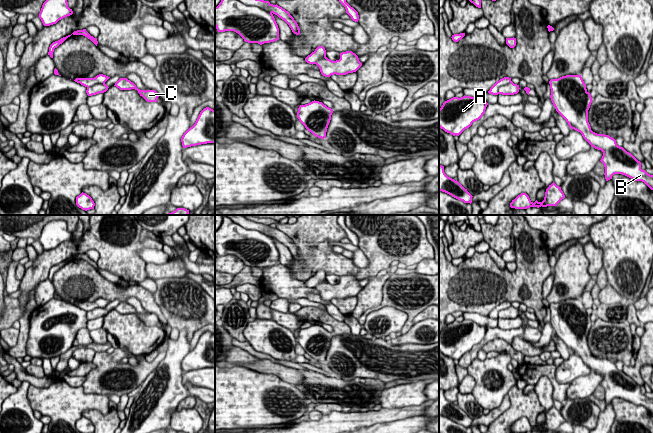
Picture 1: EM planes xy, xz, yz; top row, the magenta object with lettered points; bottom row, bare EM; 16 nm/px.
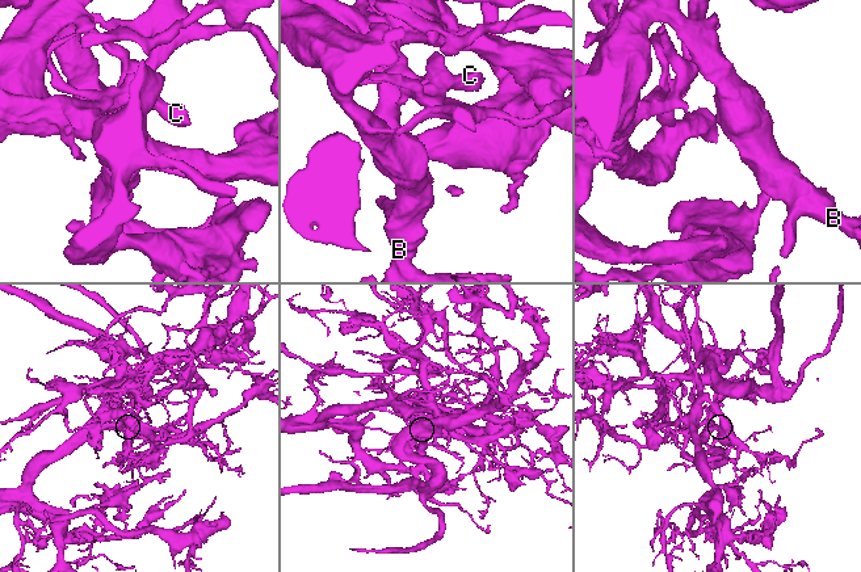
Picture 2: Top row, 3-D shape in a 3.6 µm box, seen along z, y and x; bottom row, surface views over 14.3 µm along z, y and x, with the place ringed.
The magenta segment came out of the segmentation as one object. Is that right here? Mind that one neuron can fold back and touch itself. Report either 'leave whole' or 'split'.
split

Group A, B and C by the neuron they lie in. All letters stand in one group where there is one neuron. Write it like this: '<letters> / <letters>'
A B / C

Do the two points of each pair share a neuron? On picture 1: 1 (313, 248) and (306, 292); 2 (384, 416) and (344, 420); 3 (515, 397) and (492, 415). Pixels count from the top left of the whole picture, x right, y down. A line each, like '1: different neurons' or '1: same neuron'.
1: different neurons
2: same neuron
3: different neurons

